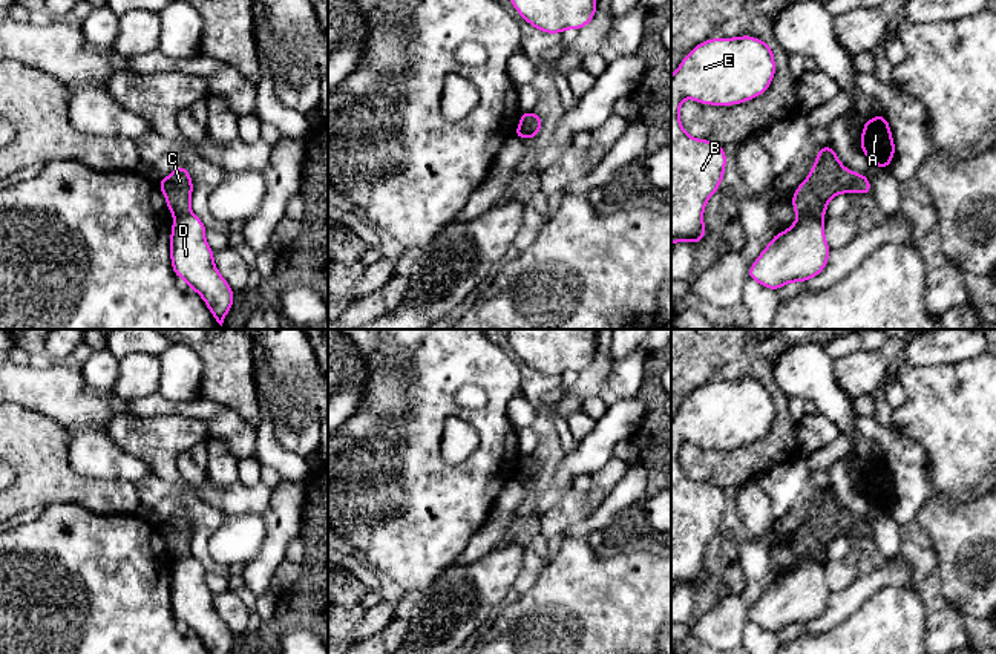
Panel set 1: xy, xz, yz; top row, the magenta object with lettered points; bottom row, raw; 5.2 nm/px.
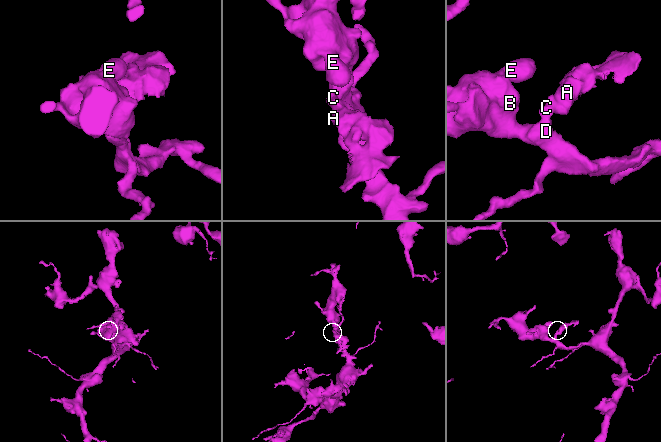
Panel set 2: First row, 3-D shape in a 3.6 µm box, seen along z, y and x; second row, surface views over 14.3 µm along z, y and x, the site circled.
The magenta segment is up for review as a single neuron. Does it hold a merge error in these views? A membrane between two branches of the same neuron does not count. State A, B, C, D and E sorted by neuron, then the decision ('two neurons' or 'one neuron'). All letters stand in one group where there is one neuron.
A C / B D E | two neurons

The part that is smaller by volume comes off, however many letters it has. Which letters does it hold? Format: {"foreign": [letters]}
{"foreign": ["A", "C"]}

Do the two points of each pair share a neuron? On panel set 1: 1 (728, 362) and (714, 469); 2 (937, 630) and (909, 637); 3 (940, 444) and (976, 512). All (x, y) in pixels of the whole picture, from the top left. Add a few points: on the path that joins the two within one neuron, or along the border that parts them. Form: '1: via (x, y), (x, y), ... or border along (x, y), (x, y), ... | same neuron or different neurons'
1: via (766, 380), (780, 398), (780, 431), (753, 458) | same neuron
2: border along (929, 613), (924, 637) | different neurons
3: border along (932, 495), (955, 498) | different neurons

